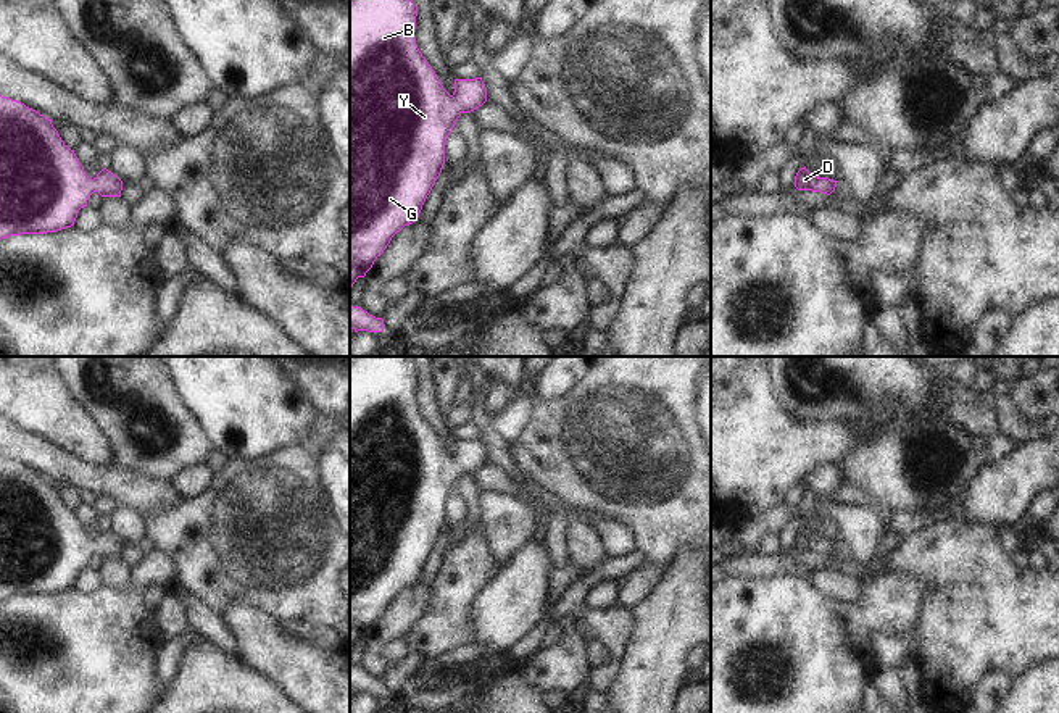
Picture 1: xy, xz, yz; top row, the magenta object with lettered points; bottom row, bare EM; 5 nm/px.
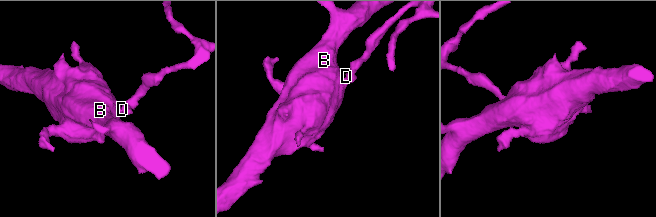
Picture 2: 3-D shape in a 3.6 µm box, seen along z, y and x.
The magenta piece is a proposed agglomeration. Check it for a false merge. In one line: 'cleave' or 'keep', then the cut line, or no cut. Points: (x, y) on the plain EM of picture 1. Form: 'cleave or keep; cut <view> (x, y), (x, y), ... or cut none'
keep; cut none

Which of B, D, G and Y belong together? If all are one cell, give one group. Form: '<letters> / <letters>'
B D G Y

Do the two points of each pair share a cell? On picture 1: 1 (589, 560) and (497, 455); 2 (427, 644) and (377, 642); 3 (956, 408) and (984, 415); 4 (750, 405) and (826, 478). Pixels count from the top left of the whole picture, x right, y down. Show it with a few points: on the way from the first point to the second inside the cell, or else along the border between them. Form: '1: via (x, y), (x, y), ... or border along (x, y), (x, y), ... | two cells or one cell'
1: border along (563, 510), (566, 558), (571, 568) | two cells
2: border along (427, 608), (402, 637) | two cells
3: via (963, 408), (969, 408), (977, 415) | one cell
4: border along (834, 463), (816, 466), (803, 483) | two cells

